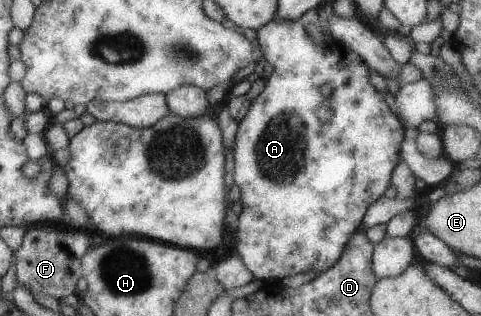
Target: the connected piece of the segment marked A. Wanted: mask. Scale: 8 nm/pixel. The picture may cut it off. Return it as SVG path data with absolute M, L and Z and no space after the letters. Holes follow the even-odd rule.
M270 20L255 31L257 36L257 44L262 51L263 63L272 66L272 72L265 81L264 89L250 101L248 112L240 122L237 122L236 140L233 148L233 184L236 184L240 189L240 203L242 210L237 218L237 229L235 230L235 253L238 254L240 260L244 262L246 269L250 270L253 278L267 281L278 281L285 276L292 276L300 272L314 272L324 274L326 270L330 270L342 254L348 238L356 233L361 228L364 212L368 210L368 206L372 202L376 202L380 198L386 188L391 186L391 174L394 166L400 162L400 143L403 139L404 129L402 124L386 106L382 93L370 84L370 73L368 66L364 60L352 52L350 48L341 45L335 41L333 37L329 43L318 46L308 32L304 30L301 20ZM324 84L330 84L331 91L329 95L323 96L320 88ZM327 106L330 112L330 118L326 121L321 121L316 113L319 107Z

